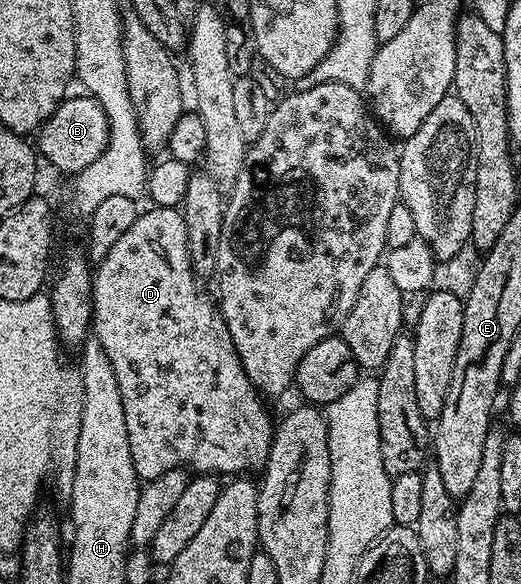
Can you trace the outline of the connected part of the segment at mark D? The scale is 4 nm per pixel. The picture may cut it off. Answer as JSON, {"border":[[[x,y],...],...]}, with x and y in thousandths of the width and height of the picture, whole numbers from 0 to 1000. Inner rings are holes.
{"border":[[[305,358],[267,363],[261,382],[215,416],[215,430],[186,449],[184,466],[177,474],[180,485],[180,548],[177,570],[200,594],[200,608],[215,620],[215,635],[223,635],[223,656],[230,656],[230,683],[238,683],[238,717],[246,724],[246,765],[253,772],[253,793],[261,800],[267,818],[274,825],[299,820],[332,801],[351,801],[380,813],[464,813],[470,803],[509,805],[511,783],[518,776],[522,721],[511,702],[512,688],[505,685],[493,666],[482,659],[476,642],[464,627],[461,608],[445,587],[445,574],[438,574],[438,560],[426,545],[426,531],[418,527],[413,510],[386,495],[382,476],[372,471],[372,459],[361,437],[361,396],[353,389],[353,375],[342,358]]]}

